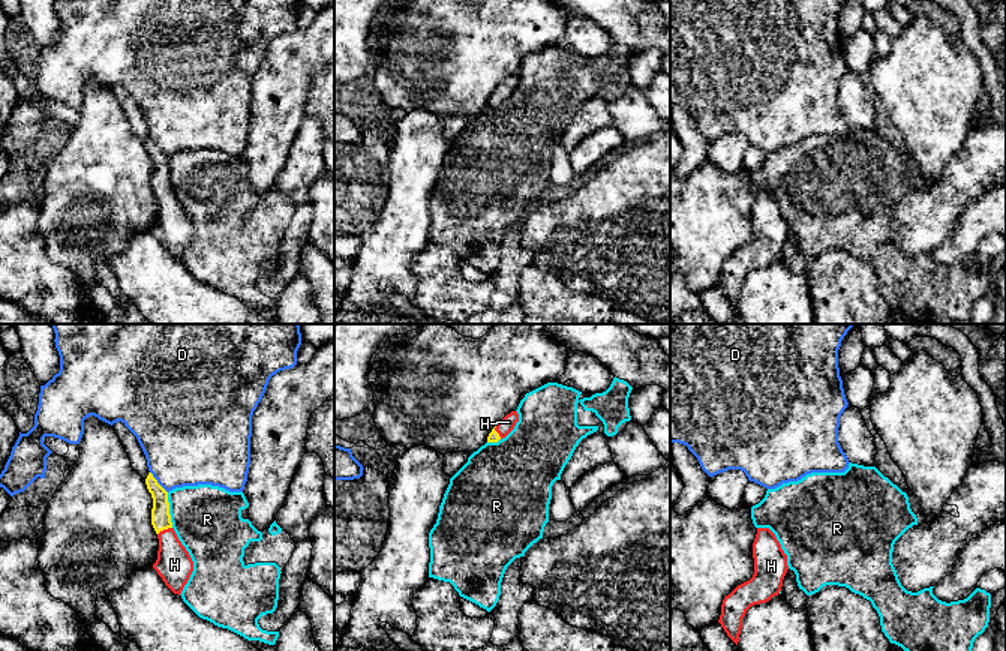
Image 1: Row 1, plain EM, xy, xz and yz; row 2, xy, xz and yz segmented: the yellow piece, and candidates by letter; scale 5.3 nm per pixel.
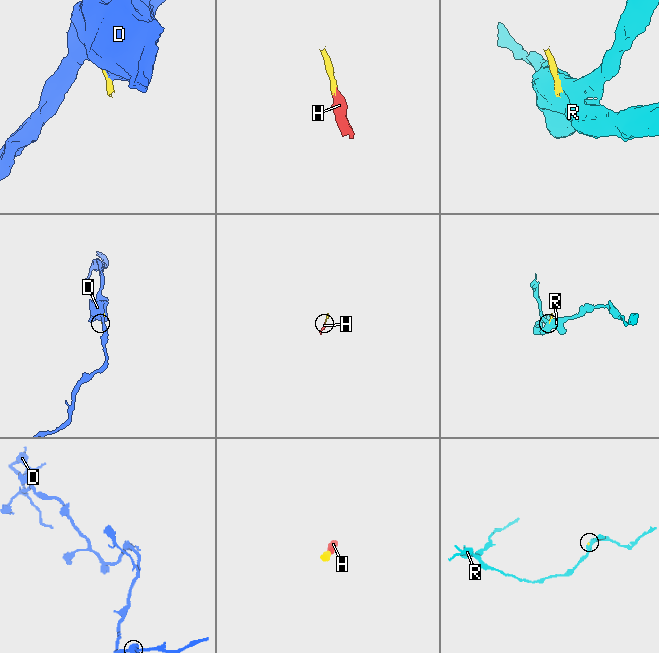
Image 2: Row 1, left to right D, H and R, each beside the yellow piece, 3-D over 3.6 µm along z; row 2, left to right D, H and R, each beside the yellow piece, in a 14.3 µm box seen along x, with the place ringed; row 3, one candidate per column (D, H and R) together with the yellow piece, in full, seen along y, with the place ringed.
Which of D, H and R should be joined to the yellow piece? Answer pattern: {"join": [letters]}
{"join": ["H"]}

